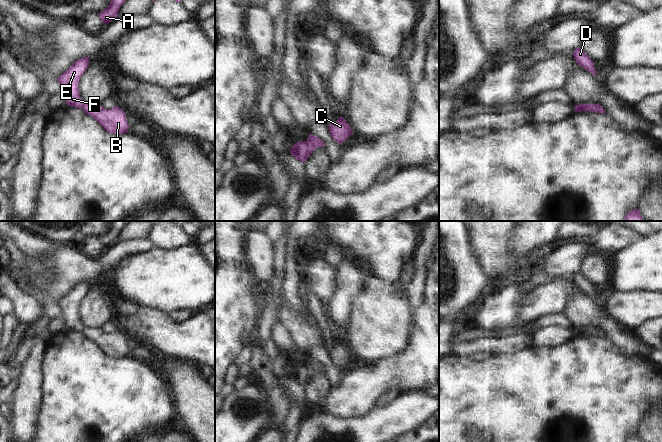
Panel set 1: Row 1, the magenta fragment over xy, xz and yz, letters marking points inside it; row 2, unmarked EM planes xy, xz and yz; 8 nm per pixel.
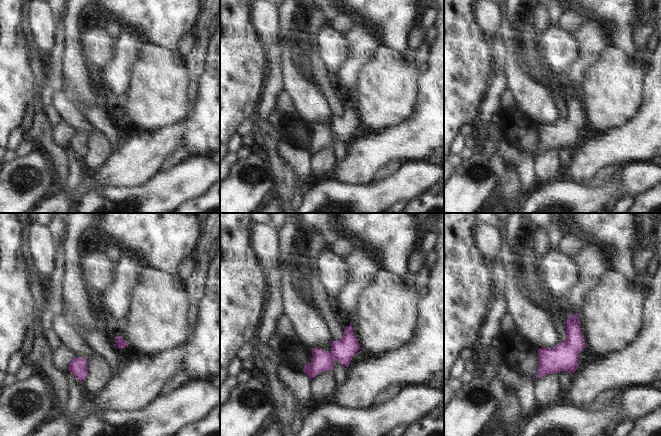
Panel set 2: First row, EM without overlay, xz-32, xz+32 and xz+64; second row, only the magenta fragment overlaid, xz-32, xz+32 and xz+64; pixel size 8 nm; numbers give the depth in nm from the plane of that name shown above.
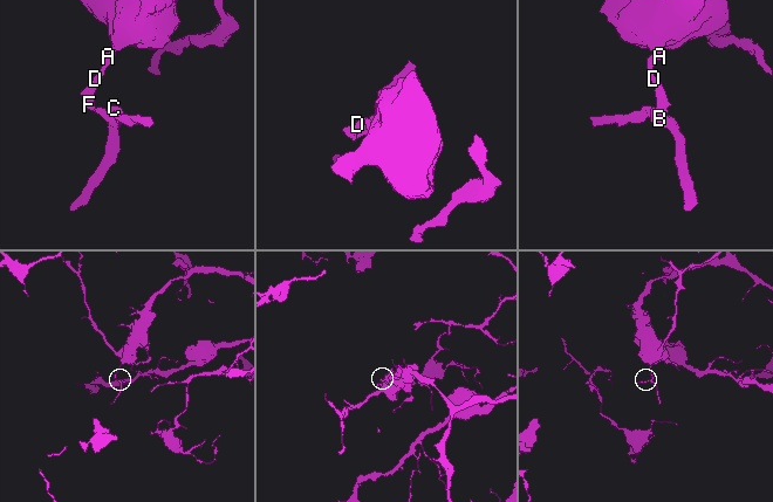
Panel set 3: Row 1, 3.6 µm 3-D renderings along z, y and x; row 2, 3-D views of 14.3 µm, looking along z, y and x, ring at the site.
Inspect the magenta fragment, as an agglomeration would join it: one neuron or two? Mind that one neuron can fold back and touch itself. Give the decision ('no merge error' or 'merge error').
merge error

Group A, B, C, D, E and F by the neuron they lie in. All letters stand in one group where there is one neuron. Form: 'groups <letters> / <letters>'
groups A D E F / B C

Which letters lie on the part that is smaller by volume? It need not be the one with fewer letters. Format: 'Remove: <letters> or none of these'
Remove: B, C

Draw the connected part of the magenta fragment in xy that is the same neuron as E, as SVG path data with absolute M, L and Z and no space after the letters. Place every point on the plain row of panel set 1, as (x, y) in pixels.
M83 281L75 285L67 295L57 302L68 330L82 332L84 329L84 326L80 322L78 308L88 291L89 281Z

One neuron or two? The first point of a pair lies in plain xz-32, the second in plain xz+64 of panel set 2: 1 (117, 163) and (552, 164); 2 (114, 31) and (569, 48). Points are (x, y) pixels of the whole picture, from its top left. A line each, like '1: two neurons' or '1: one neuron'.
1: two neurons
2: two neurons

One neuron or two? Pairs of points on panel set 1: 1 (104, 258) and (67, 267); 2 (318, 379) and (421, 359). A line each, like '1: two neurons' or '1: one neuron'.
1: one neuron
2: two neurons

